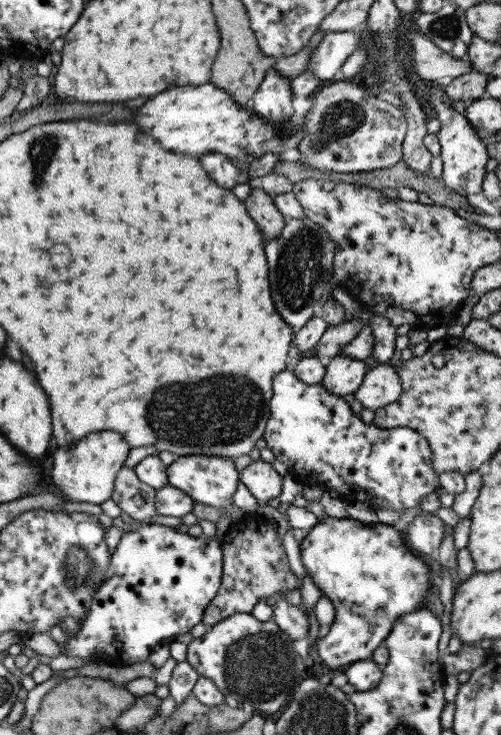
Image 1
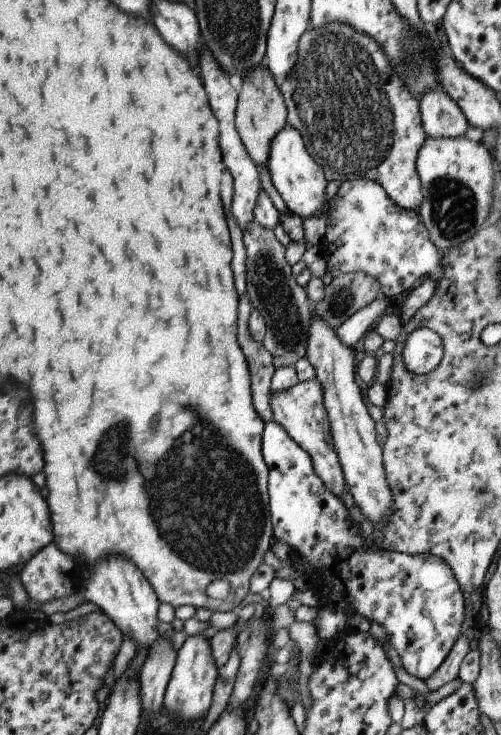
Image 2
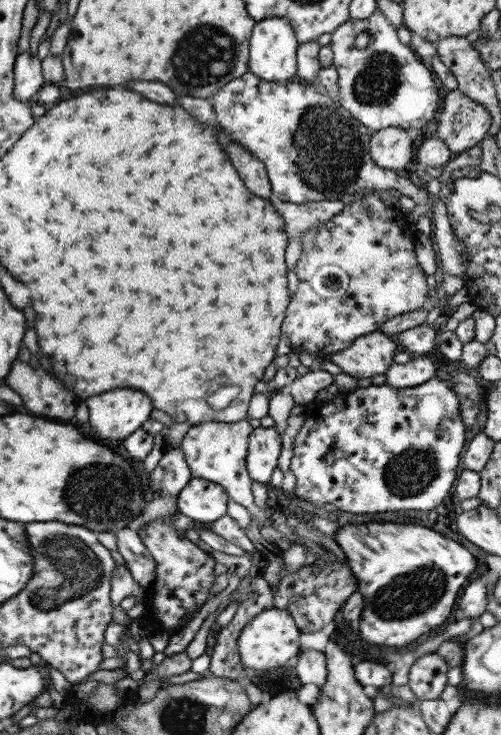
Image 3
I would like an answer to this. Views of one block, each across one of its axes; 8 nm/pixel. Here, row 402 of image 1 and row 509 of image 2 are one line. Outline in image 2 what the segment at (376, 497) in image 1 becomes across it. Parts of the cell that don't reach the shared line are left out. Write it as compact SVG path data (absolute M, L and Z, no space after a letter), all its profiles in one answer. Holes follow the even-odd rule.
M268 420L264 424L260 449L264 463L268 468L266 485L268 488L268 507L270 512L270 523L272 526L272 536L276 541L287 544L291 550L294 549L300 560L305 562L305 564L309 564L310 571L303 571L302 579L308 581L311 585L309 589L318 598L318 612L313 621L318 638L322 640L334 638L338 632L345 630L345 626L352 626L355 618L363 616L368 622L376 622L381 625L383 630L385 630L388 642L399 656L401 668L403 668L409 676L415 676L415 678L424 681L435 668L439 666L439 663L442 662L445 656L447 656L447 653L451 650L457 637L464 632L464 627L461 624L461 622L463 622L463 596L461 595L459 585L455 582L455 577L453 576L451 569L443 562L443 560L435 555L412 555L411 553L386 551L385 549L376 548L375 545L365 546L363 544L364 538L360 535L359 525L348 517L348 510L343 503L341 503L339 497L336 494L330 493L327 488L324 487L323 481L313 470L310 456L294 440L291 440L290 436L287 436L287 433L276 422Z

